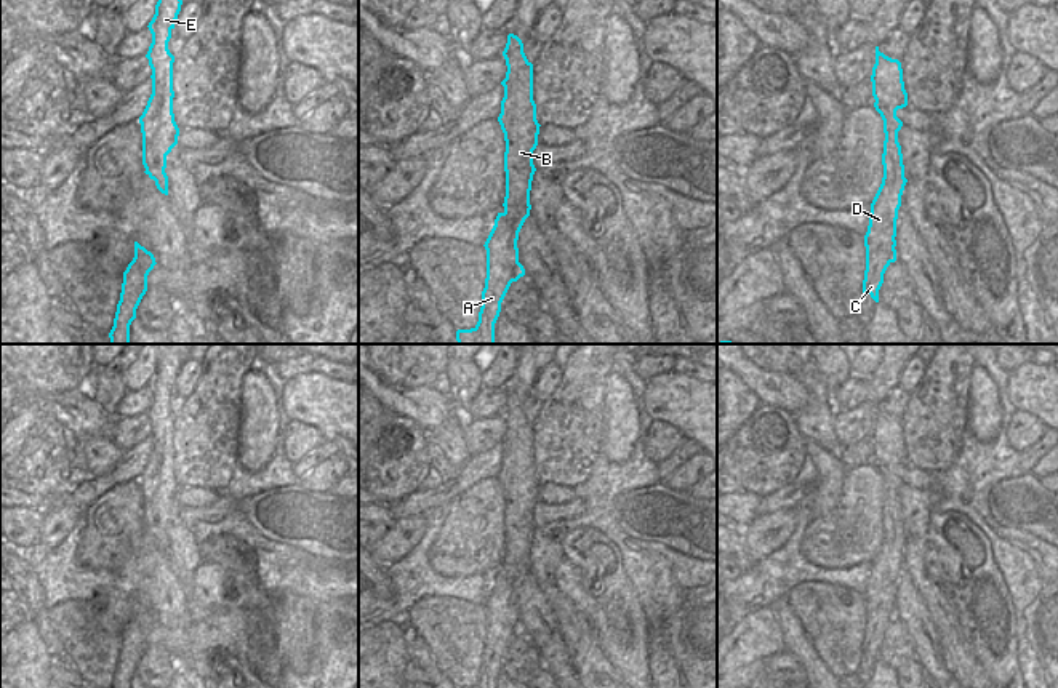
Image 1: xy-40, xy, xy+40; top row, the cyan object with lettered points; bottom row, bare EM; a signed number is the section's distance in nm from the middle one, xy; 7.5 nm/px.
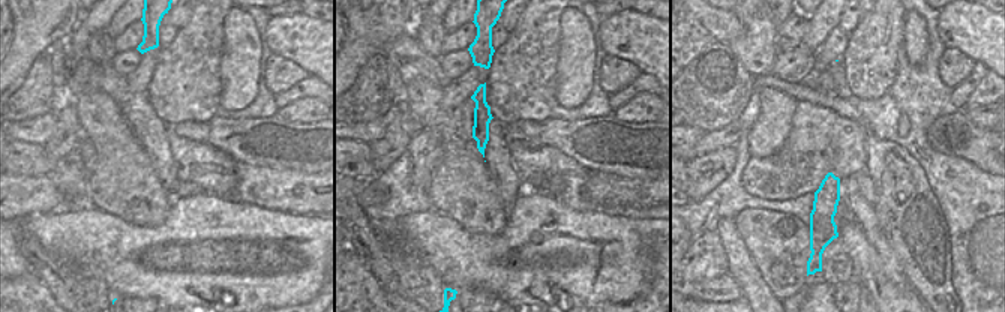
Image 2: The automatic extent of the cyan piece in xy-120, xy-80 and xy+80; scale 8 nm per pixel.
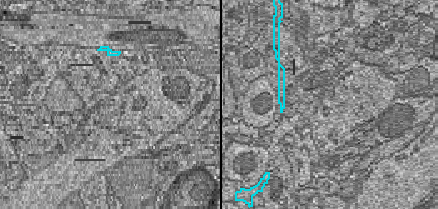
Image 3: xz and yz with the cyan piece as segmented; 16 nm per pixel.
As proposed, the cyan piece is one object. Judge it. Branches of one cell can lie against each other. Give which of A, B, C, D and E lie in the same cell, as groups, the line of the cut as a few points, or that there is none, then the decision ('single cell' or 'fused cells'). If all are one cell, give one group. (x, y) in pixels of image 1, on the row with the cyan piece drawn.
groups A / B C D E; cut xy (495, 224), (509, 228), (511, 252), (516, 260), (511, 282); fused cells

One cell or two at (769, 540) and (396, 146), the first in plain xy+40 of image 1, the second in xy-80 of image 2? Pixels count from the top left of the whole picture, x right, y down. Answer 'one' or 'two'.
one

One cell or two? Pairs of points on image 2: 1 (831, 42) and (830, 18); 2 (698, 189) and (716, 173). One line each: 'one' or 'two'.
1: two
2: one

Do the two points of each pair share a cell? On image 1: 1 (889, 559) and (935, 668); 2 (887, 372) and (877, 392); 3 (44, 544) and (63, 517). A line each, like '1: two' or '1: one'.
1: two
2: one
3: one

